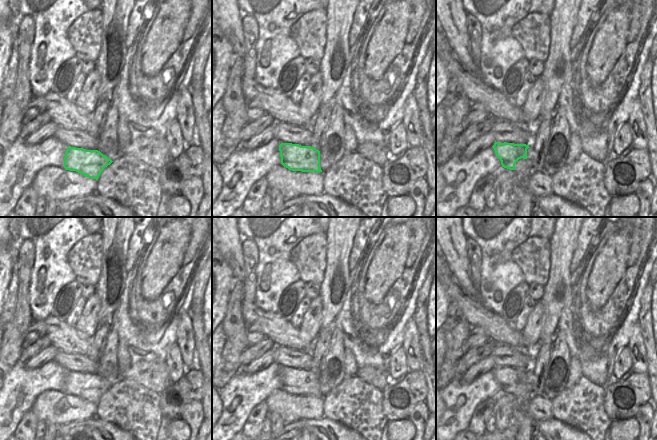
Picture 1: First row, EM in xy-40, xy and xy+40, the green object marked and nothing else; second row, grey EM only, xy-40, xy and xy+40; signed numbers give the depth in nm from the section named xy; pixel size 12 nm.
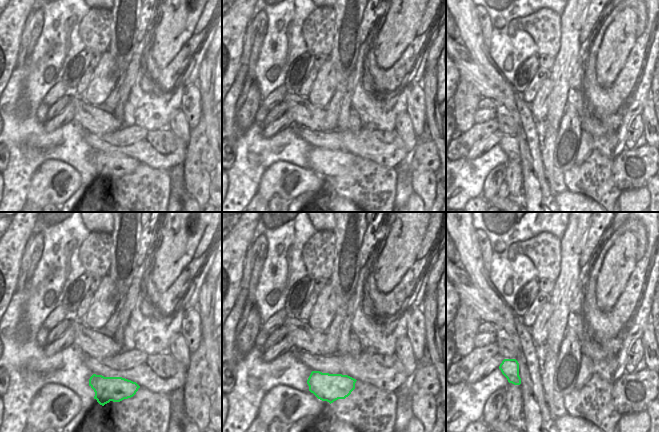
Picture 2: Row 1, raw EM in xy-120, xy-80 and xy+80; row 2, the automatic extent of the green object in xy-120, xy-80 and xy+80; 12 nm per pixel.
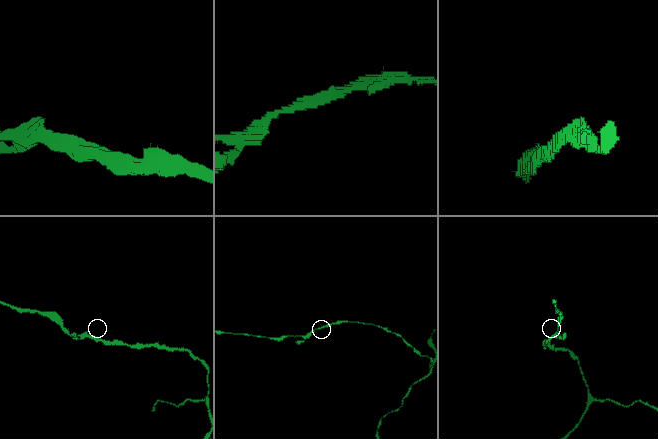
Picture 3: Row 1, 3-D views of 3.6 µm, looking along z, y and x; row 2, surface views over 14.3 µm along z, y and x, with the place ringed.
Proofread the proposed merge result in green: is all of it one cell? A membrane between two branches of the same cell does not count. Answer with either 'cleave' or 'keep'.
keep

